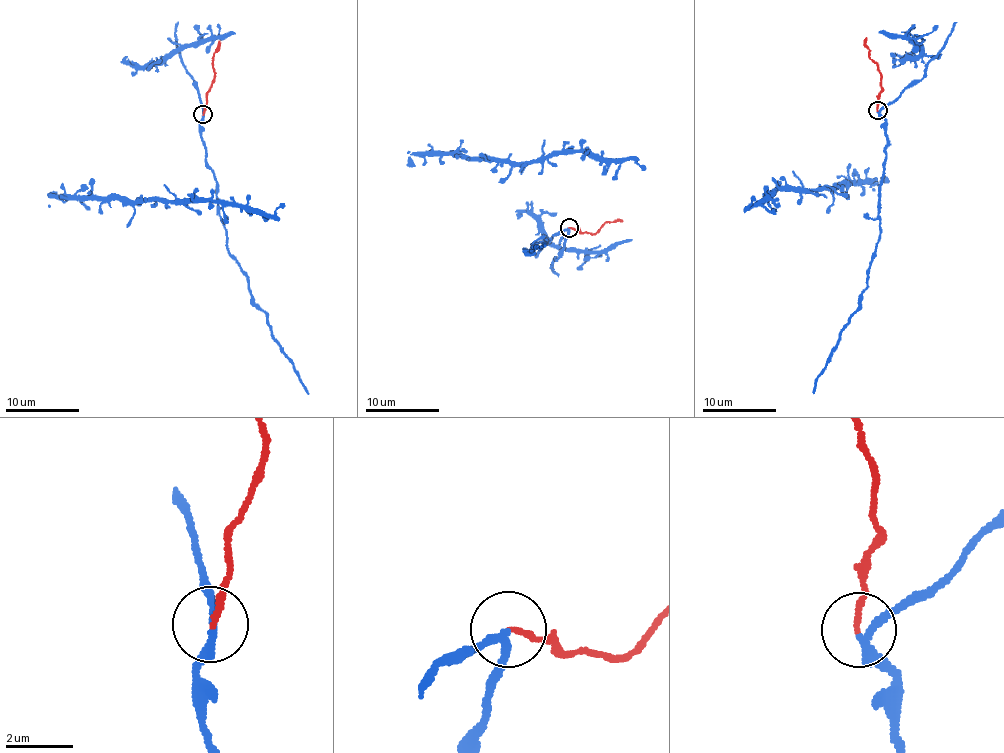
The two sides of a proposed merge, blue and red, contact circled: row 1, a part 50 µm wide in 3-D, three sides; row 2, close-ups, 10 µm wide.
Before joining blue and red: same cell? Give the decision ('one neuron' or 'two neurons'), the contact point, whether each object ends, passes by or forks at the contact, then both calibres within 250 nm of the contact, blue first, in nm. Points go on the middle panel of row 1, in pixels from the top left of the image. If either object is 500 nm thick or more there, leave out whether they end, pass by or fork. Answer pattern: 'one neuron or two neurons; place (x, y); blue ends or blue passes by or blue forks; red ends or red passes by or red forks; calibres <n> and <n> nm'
two neurons; place (569, 227); blue passes by; red ends; calibres 200 and 150 nm

